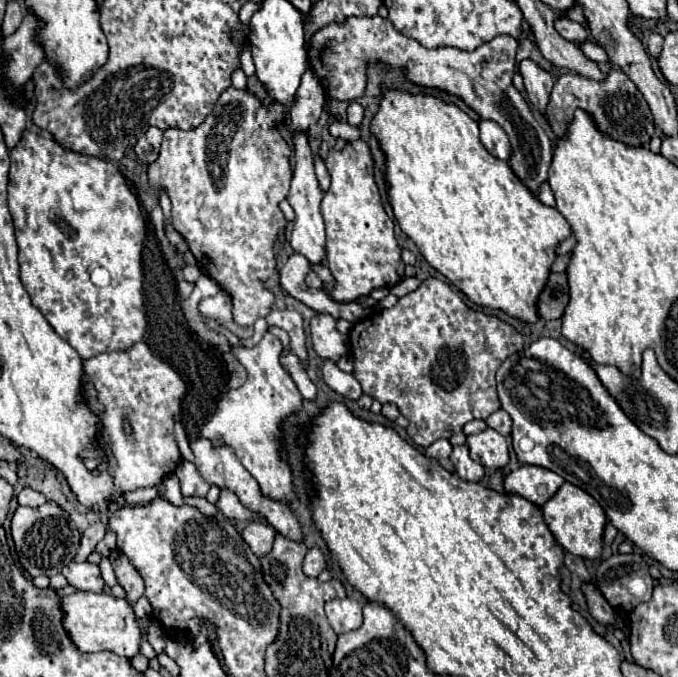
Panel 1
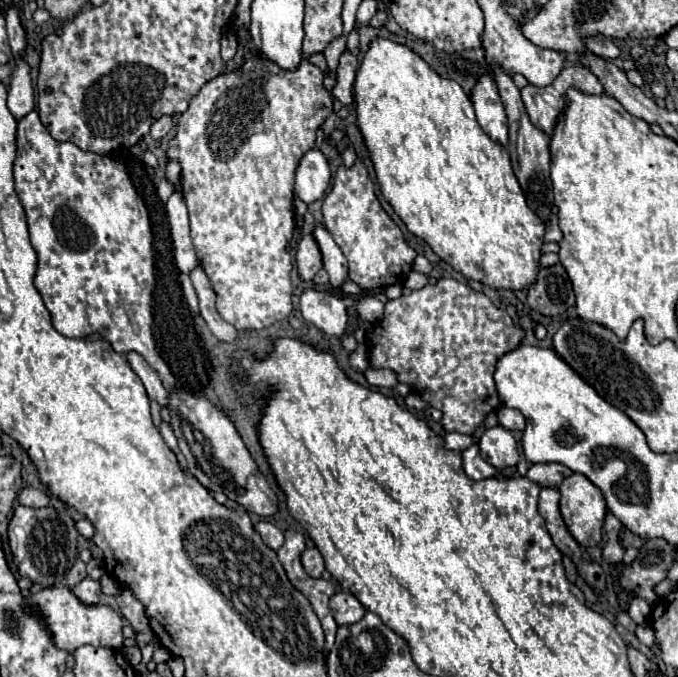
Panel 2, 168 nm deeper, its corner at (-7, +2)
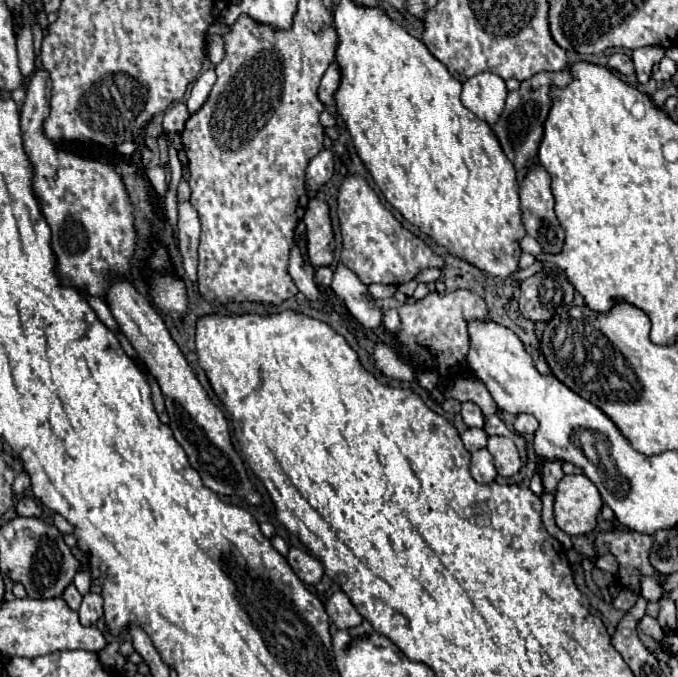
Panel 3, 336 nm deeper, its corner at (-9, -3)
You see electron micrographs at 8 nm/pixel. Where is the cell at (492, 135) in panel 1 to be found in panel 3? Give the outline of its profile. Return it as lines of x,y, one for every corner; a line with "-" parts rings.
482,72
462,84
462,104
478,118
494,124
506,102
506,84
492,72

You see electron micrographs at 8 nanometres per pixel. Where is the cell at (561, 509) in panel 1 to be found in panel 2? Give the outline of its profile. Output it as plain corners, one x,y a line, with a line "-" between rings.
574,473
560,485
560,513
570,535
582,547
596,547
602,541
606,503
596,485

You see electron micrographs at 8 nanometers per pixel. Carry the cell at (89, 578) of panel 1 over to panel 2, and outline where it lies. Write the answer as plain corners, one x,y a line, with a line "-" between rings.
84,577
78,585
72,587
72,591
74,591
74,595
76,595
82,603
88,603
88,605
98,603
98,601
100,601
100,595
102,595
102,591
100,591
100,581
94,581
94,579
90,579
90,577

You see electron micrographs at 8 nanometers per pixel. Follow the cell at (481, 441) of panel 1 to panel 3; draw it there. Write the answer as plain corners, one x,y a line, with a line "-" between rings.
490,436
486,448
488,448
490,454
494,456
494,460
496,460
496,470
498,470
500,476
504,476
504,478
514,476
514,474
522,468
522,462
520,462
516,444
514,444
510,438

